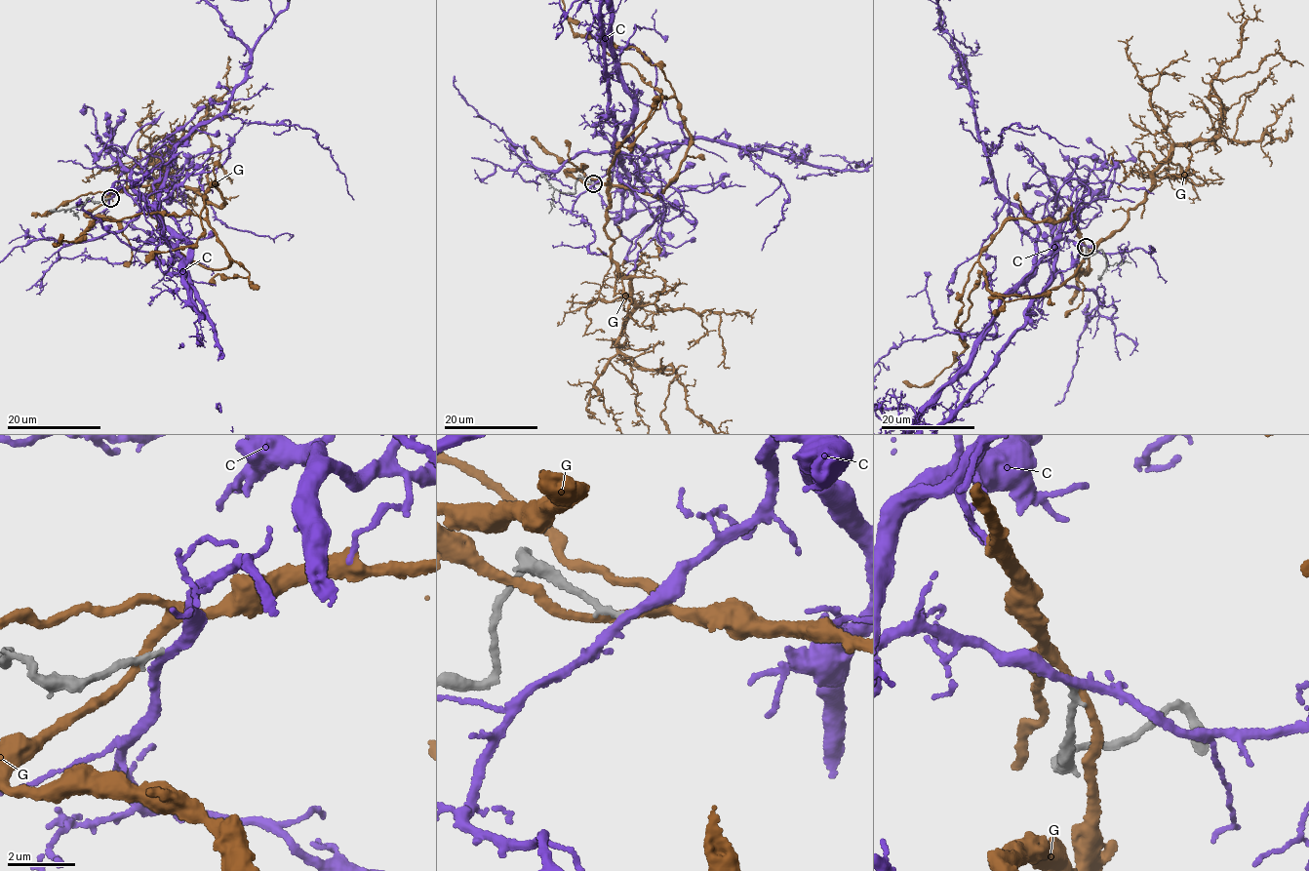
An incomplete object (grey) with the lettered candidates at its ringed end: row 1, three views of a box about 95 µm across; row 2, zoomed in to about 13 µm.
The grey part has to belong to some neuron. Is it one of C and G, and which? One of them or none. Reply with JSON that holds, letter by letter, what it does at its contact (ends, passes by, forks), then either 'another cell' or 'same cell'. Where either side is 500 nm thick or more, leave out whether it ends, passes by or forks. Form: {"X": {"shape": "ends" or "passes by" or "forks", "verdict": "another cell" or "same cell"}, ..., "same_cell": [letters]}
{"C": {"shape": "passes by", "verdict": "same cell"}, "G": {"shape": "passes by", "verdict": "another cell"}, "same_cell": ["C"]}

